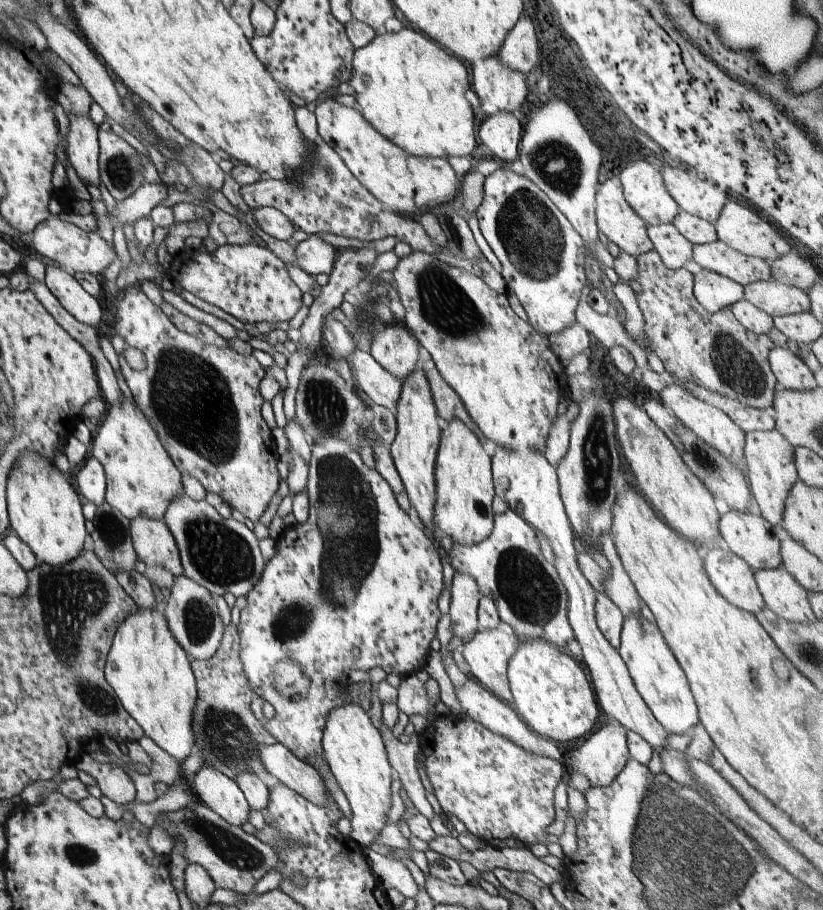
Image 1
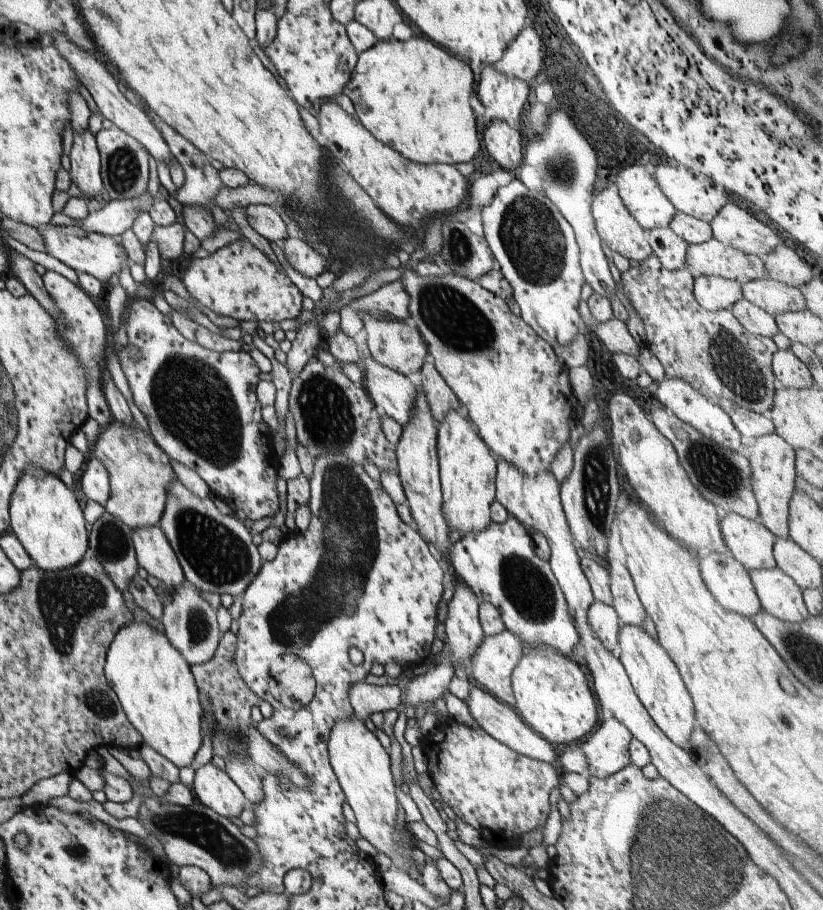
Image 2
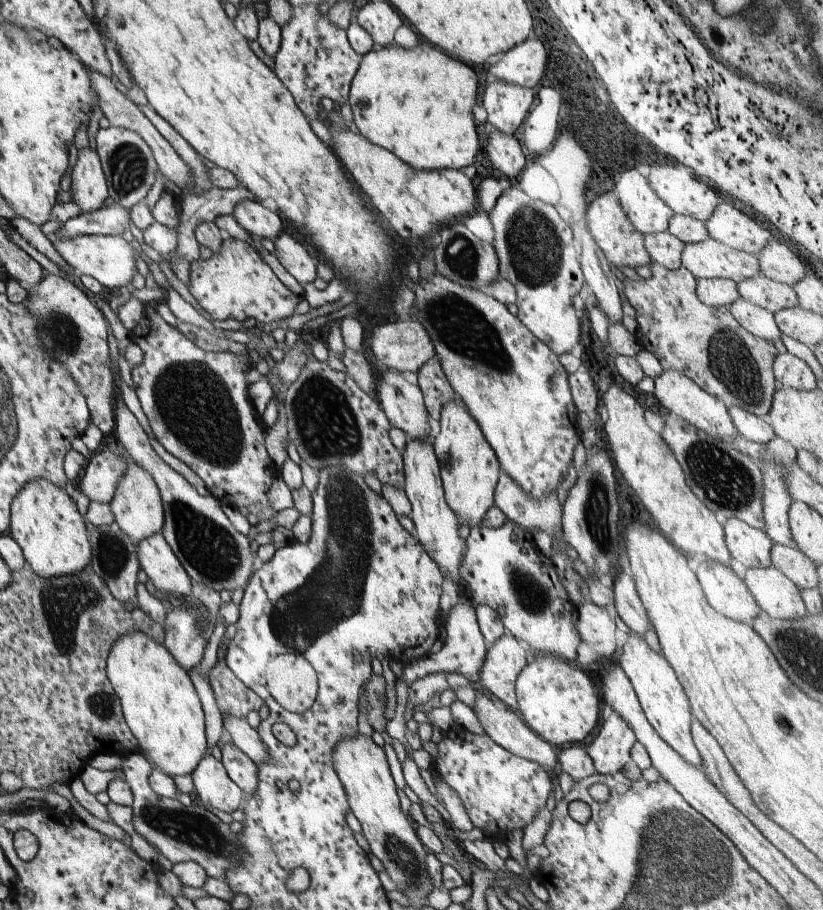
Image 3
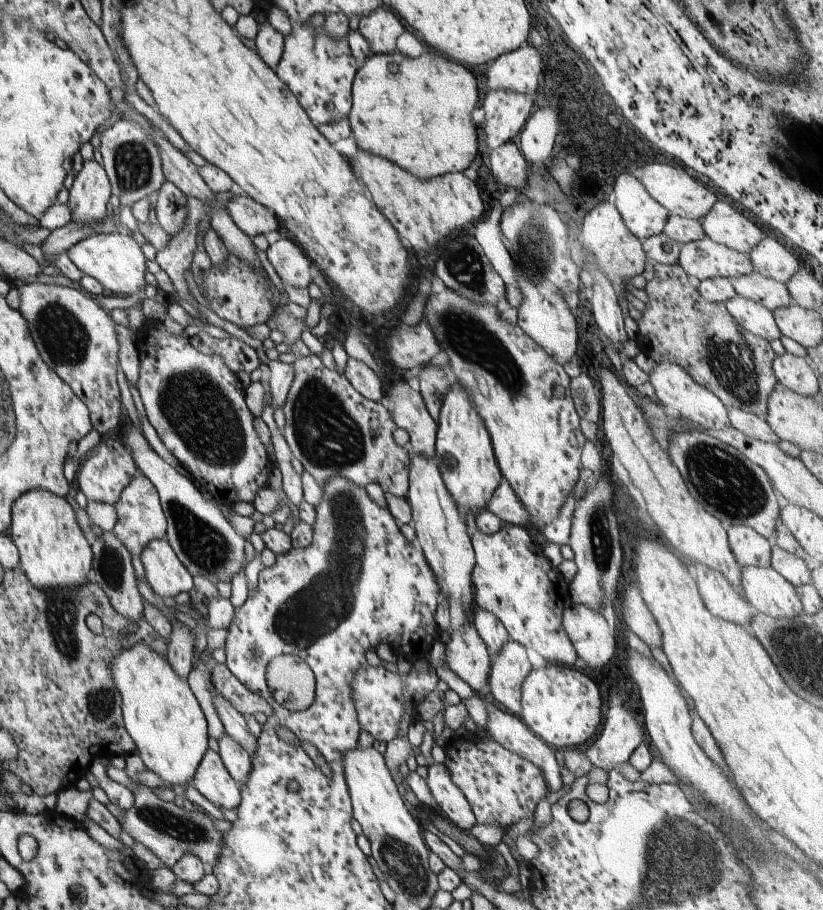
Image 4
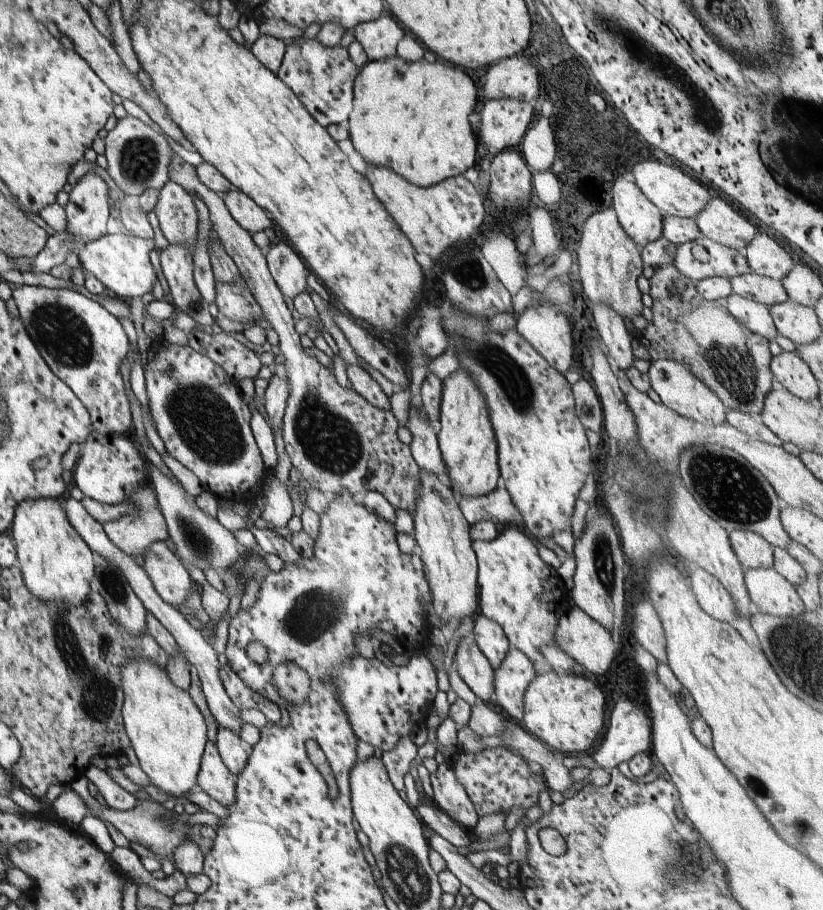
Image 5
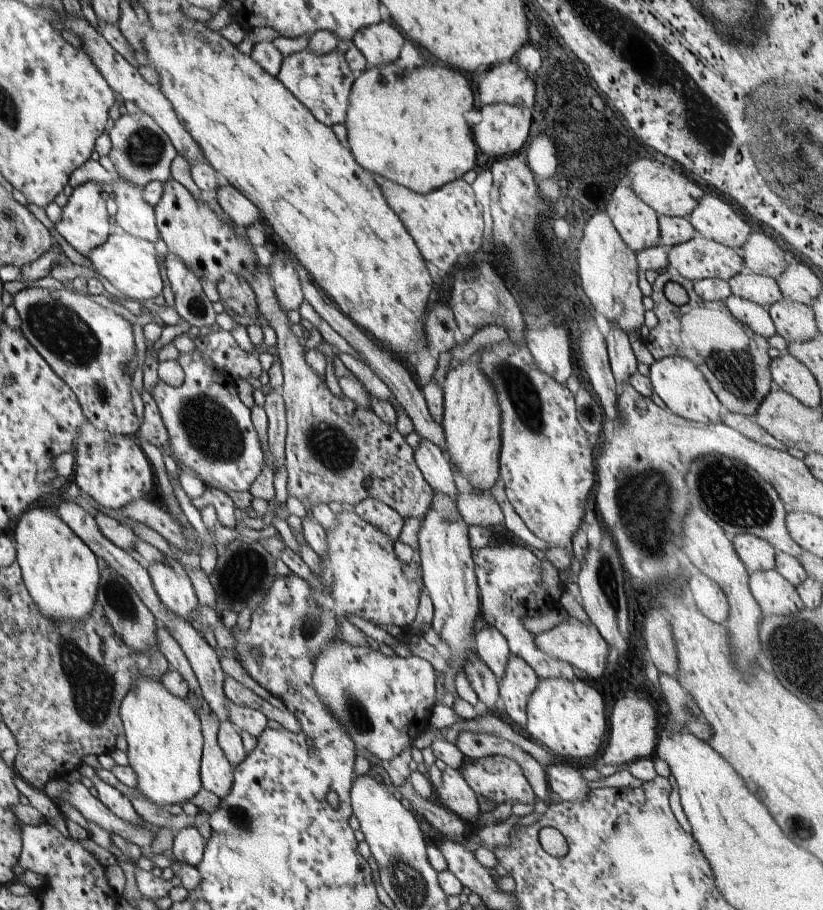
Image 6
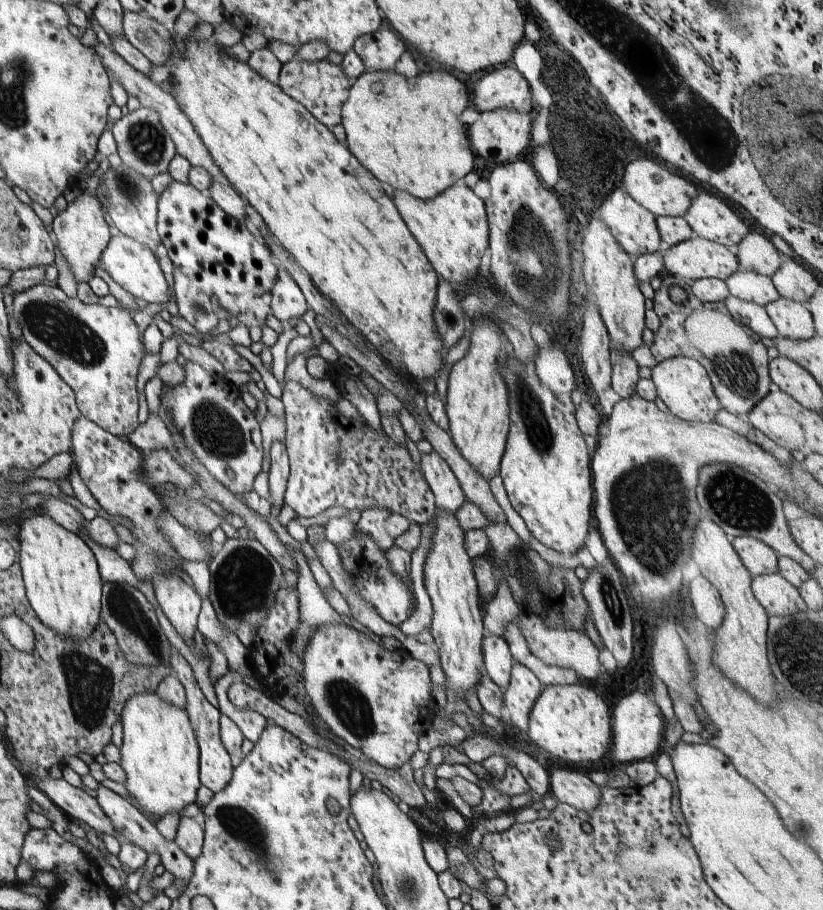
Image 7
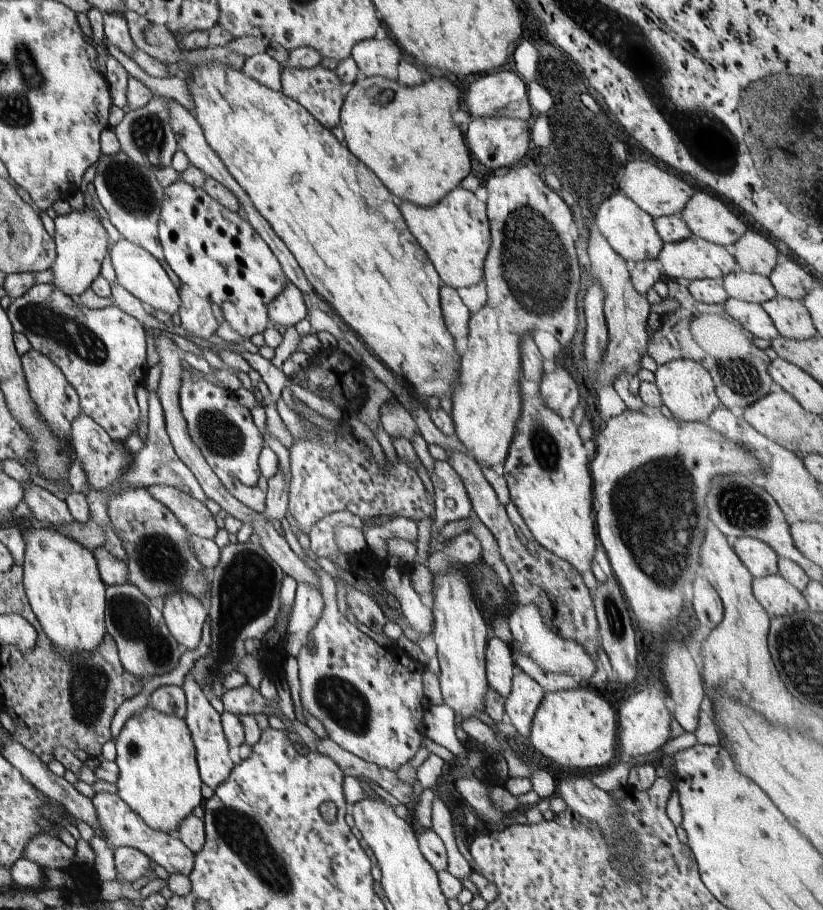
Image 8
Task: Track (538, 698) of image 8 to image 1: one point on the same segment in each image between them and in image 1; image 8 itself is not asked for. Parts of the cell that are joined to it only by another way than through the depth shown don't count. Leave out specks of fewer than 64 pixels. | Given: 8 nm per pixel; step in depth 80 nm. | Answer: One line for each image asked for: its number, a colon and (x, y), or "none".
1: (487, 653)
2: (492, 665)
3: (504, 659)
4: (510, 666)
5: (515, 673)
6: (519, 681)
7: (524, 688)

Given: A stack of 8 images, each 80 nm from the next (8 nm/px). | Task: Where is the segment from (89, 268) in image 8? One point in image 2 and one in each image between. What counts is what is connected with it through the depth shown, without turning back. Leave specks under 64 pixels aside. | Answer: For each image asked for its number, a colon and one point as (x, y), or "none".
2: (85, 160)
3: (89, 189)
4: (89, 195)
5: (87, 212)
6: (84, 225)
7: (82, 234)

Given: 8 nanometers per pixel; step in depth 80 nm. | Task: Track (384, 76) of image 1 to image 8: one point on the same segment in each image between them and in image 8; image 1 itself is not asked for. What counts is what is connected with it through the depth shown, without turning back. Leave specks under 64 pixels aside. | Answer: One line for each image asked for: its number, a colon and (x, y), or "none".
2: (413, 96)
3: (416, 102)
4: (415, 112)
5: (412, 117)
6: (408, 126)
7: (407, 131)
8: (406, 136)

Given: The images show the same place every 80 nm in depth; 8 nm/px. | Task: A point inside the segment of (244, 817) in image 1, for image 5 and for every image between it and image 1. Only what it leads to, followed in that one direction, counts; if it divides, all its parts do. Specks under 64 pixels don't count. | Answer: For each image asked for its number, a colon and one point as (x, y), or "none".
2: (213, 787)
3: (213, 786)
4: (212, 780)
5: (214, 778)

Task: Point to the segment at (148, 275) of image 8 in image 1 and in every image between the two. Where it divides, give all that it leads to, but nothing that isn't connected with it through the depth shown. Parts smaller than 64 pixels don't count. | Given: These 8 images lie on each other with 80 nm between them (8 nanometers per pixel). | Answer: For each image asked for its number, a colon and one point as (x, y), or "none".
1: (75, 249)
2: (99, 255)
3: (110, 259)
4: (115, 260)
5: (121, 262)
6: (129, 263)
7: (133, 266)

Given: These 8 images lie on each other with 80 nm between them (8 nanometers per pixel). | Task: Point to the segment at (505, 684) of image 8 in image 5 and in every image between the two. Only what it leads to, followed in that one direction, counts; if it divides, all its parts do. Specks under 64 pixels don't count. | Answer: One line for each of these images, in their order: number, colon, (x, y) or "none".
5: (489, 637)
6: (492, 648)
7: (498, 662)

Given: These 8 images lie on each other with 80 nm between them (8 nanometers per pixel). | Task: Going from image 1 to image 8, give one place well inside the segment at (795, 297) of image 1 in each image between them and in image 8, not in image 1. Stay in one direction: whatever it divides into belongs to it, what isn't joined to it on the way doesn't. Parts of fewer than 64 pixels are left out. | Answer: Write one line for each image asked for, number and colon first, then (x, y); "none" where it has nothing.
2: (776, 298)
3: (774, 296)
4: (772, 294)
5: (765, 290)
6: (764, 290)
7: (748, 286)
8: (752, 287)

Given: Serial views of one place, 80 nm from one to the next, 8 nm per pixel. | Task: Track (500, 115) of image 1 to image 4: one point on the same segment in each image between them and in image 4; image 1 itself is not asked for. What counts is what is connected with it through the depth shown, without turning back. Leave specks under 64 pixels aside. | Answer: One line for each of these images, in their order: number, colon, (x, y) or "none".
2: (503, 141)
3: (504, 150)
4: (508, 165)

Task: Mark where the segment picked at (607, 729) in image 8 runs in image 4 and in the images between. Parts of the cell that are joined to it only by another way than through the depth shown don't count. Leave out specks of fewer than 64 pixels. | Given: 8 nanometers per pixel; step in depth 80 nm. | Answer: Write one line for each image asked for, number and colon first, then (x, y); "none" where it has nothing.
4: (561, 705)
5: (566, 712)
6: (568, 718)
7: (571, 723)

